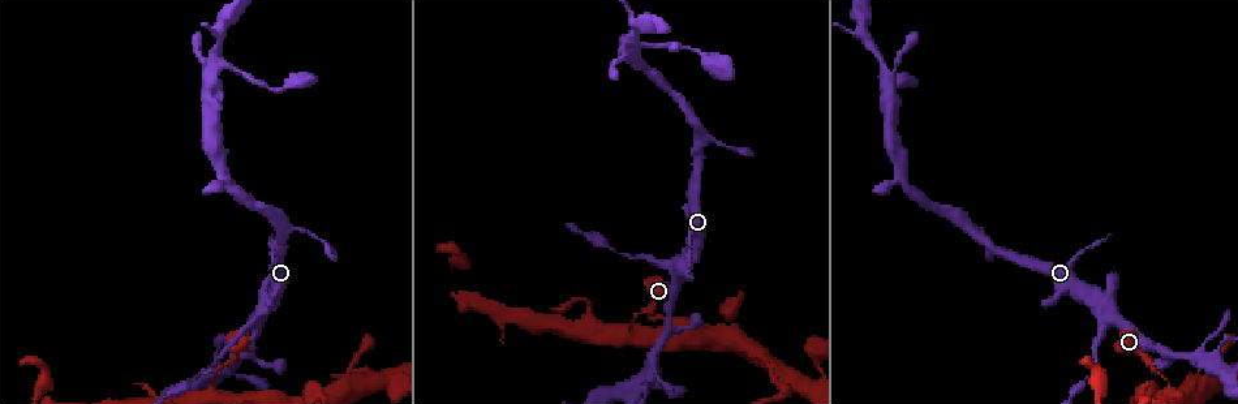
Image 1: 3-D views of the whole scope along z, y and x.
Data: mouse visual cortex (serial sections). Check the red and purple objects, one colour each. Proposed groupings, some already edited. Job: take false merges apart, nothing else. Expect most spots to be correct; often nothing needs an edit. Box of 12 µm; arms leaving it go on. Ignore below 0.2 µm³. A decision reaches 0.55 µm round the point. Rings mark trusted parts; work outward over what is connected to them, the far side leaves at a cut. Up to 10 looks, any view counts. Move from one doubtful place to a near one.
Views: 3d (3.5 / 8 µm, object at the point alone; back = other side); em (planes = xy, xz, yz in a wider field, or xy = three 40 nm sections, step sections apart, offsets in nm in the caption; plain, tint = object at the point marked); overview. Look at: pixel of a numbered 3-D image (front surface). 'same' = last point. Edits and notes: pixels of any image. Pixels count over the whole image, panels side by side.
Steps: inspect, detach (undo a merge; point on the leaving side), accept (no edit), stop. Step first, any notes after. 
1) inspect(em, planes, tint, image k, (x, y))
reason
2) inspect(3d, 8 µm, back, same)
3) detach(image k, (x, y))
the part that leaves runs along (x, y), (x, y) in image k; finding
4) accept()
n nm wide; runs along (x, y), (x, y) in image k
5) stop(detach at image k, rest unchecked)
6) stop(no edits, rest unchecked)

inspect(3d, 8 µm, image 1, (213, 386))
thick turns thin

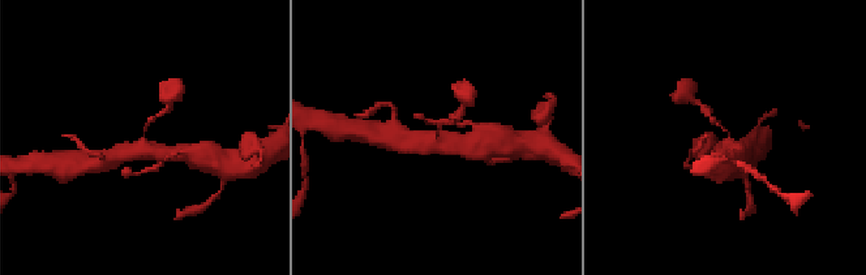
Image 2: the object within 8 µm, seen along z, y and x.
inspect(3d, 3.5 µm, image 2, (144, 137))
zoom in

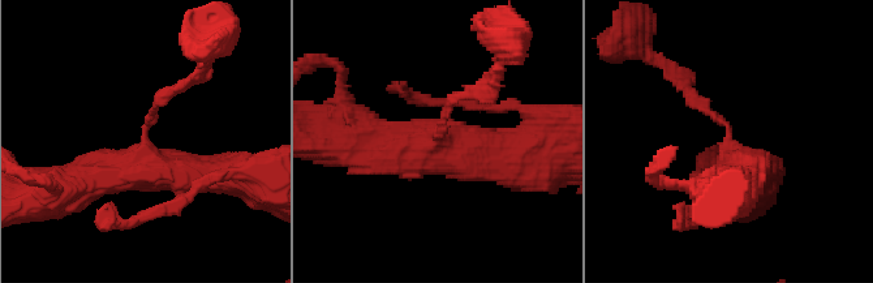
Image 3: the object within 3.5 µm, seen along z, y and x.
inspect(em, xy, step 1, tint, image 3, (434, 135))
shape alone is not enough

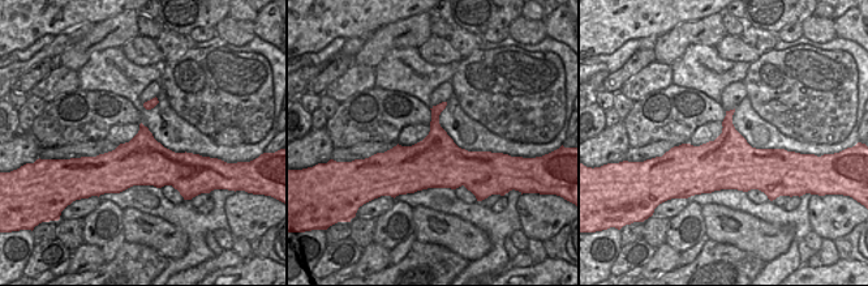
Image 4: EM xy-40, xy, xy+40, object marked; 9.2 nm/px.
accept()
one cell here

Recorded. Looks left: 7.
inspect(em, xy, step 5, tint, image 1, (372, 375))

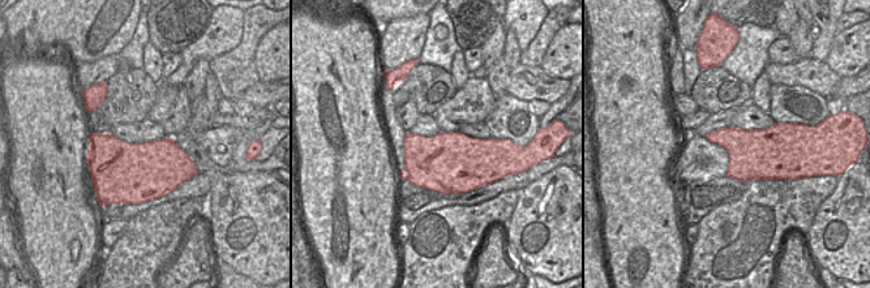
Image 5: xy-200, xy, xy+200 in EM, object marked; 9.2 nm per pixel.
inspect(3d, 3.5 µm, same)

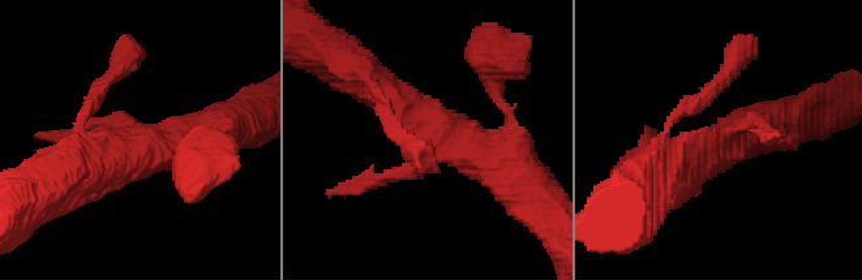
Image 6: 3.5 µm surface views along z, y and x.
accept()
arms of 150, 350, 500 nm; runs along (376, 84), (484, 151), (511, 130) in image 6; continuous, no second cell

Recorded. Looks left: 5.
inspect(3d, 3.5 µm, image 1, (1117, 316))
three-way junction

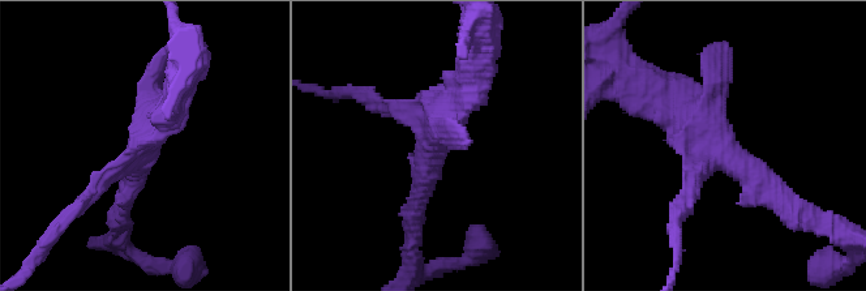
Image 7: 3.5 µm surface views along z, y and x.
inspect(em, xy, step 1, tint, image 7, (433, 141))
need the tissue

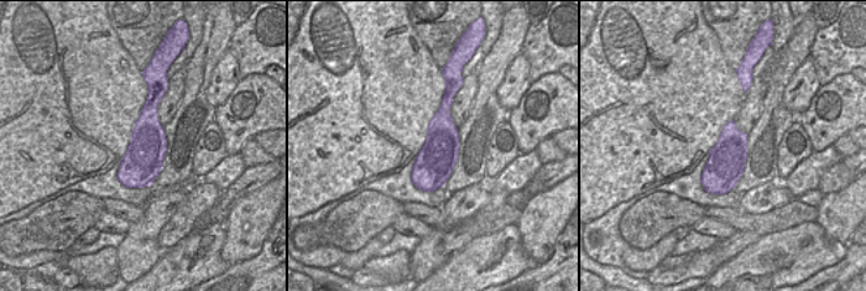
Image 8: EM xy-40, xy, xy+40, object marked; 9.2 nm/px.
accept()
runs along (450, 93), (427, 188) in image 8; continuous, no second cell

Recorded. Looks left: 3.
inspect(em, xy, step 1, tint, image 1, (882, 74))
arms part here

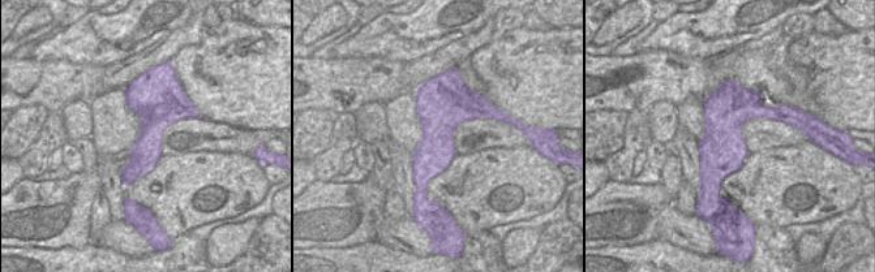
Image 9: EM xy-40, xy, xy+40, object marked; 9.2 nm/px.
inspect(3d, 3.5 µm, same)
see where the arms go

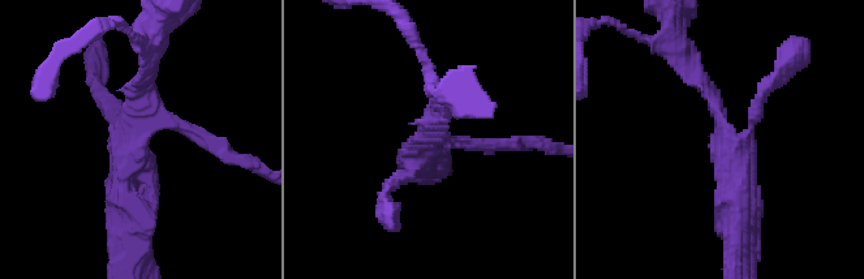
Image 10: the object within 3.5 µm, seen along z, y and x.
accept()
runs along (739, 222), (739, 166), (692, 69) in image 10; all the same cell

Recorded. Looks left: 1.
stop(no edits, rest unchecked)

